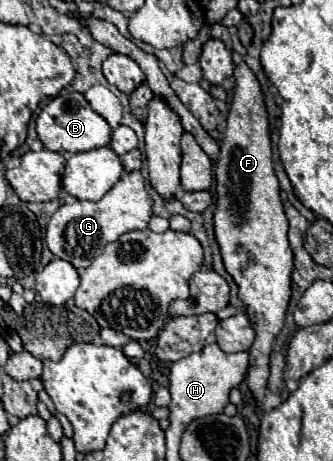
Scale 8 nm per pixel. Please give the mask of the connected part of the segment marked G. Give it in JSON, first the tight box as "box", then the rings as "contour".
{"box":[46,172,152,270],"contour":[[[140,172],[122,174],[114,188],[110,188],[98,202],[74,200],[62,204],[48,222],[46,244],[54,256],[70,262],[76,270],[84,270],[100,256],[106,244],[132,230],[146,230],[152,216],[152,200],[146,192],[146,184]]]}

